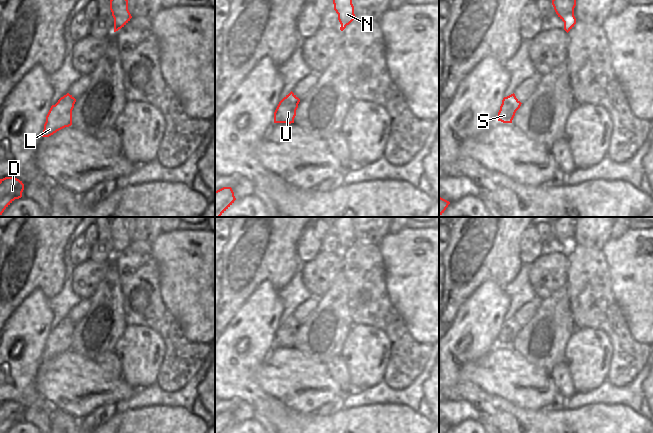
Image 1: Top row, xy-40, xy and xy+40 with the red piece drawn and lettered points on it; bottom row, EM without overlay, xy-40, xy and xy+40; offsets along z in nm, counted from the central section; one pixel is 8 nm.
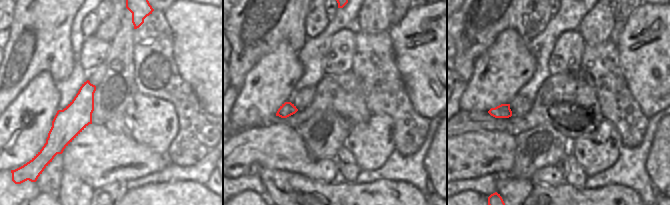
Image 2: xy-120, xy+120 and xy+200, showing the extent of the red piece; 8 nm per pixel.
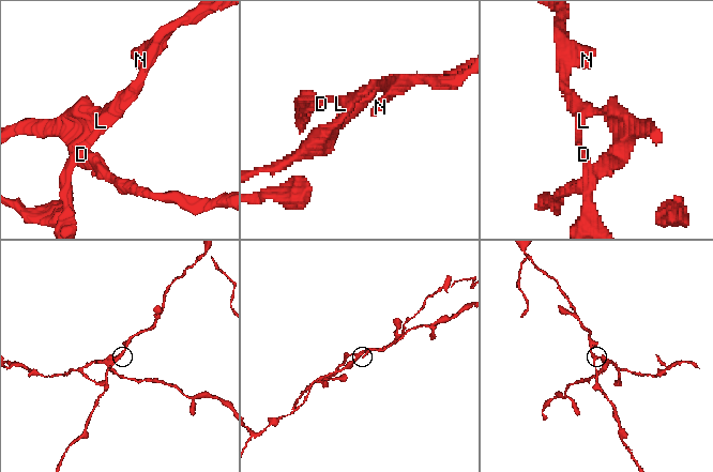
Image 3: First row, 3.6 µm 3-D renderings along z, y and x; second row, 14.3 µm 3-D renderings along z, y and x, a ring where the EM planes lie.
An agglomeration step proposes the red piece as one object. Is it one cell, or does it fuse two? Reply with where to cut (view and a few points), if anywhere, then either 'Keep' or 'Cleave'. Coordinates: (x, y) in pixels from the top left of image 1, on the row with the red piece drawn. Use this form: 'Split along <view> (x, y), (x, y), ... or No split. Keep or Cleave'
Split along xy+40 (502, 102), (507, 102), (515, 112). Cleave.

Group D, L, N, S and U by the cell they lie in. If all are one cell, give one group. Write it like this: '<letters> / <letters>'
D L N U / S

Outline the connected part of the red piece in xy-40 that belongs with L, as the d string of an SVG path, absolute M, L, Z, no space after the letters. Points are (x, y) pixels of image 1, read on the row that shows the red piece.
M67 93L52 105L44 124L42 137L49 137L57 131L72 125L72 110L76 99Z

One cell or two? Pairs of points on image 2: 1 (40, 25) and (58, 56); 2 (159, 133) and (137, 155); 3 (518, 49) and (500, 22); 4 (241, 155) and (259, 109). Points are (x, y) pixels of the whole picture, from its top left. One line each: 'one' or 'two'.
1: one
2: two
3: two
4: two

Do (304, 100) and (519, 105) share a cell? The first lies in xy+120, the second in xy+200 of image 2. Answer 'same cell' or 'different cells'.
same cell

